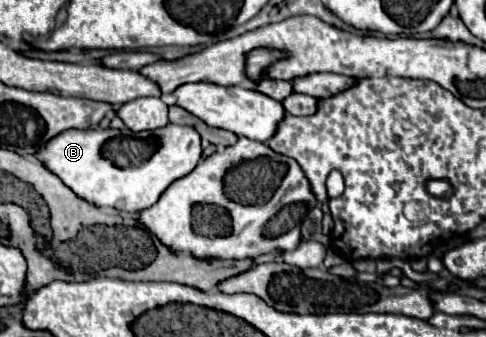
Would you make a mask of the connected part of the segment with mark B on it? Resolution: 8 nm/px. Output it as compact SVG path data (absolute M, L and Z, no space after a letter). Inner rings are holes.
M168 124L164 128L152 130L152 132L128 132L128 130L102 130L102 128L90 128L90 130L66 130L54 136L54 140L48 140L38 148L38 160L52 172L56 174L78 198L96 204L96 206L106 206L114 208L120 212L140 212L144 208L150 208L158 202L160 194L178 178L190 174L198 160L202 156L200 148L200 136L192 126L178 126L178 124ZM114 138L126 138L130 144L122 144L122 164L114 164L112 160L102 156L102 146L108 140Z

